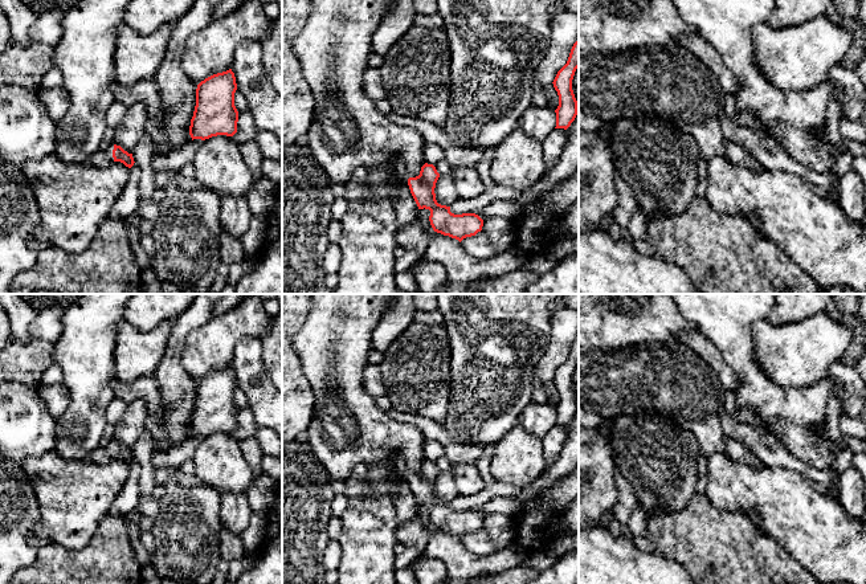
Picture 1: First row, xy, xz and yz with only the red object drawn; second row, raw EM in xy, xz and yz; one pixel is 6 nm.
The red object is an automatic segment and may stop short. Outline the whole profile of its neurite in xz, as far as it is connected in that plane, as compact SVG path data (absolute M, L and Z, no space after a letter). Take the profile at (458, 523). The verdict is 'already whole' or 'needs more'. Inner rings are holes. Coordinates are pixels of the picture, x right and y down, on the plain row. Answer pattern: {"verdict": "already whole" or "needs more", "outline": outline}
{"verdict": "already whole", "outline": "M425 460L418 473L408 475L410 490L418 506L430 507L429 518L437 530L459 539L466 534L475 532L482 527L483 516L475 510L454 511L450 509L450 503L438 501L434 490L438 474L436 463Z"}

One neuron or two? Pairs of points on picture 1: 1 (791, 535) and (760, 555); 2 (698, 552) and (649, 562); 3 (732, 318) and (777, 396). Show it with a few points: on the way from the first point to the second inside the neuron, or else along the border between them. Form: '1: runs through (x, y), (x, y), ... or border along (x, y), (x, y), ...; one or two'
1: border along (767, 536), (779, 543), (800, 563); two
2: border along (654, 552), (678, 562), (686, 570); two
3: runs through (732, 338), (743, 363), (758, 379); one

